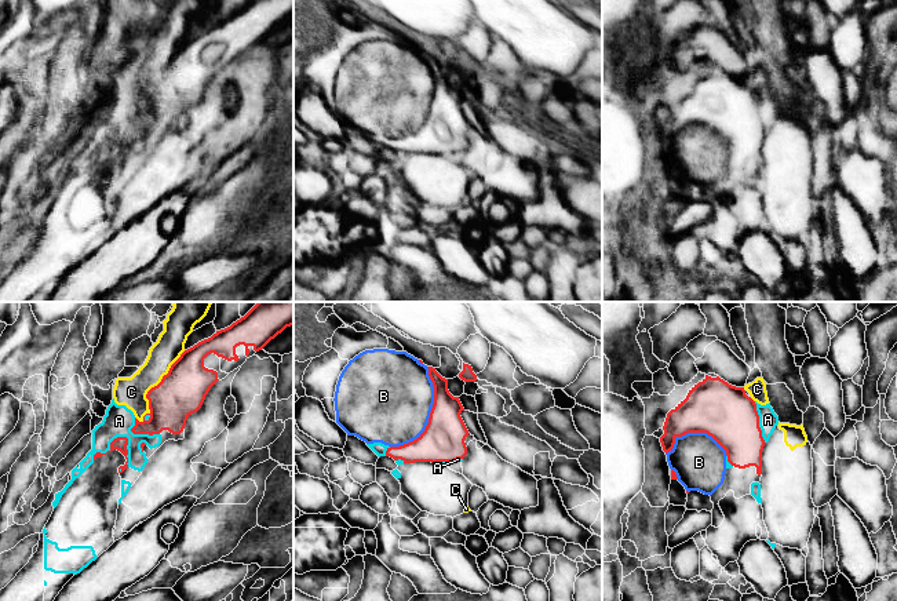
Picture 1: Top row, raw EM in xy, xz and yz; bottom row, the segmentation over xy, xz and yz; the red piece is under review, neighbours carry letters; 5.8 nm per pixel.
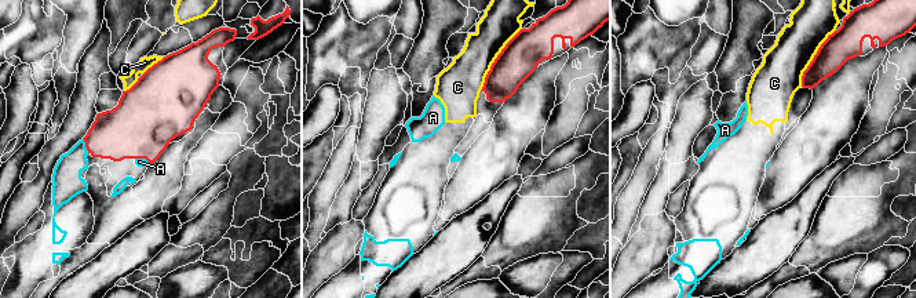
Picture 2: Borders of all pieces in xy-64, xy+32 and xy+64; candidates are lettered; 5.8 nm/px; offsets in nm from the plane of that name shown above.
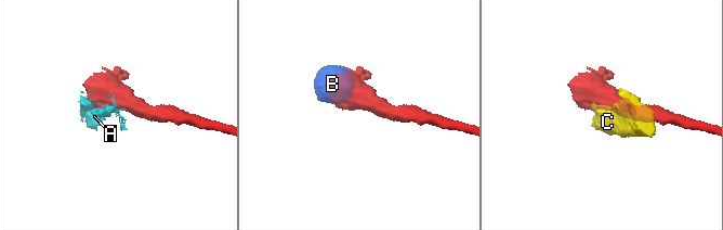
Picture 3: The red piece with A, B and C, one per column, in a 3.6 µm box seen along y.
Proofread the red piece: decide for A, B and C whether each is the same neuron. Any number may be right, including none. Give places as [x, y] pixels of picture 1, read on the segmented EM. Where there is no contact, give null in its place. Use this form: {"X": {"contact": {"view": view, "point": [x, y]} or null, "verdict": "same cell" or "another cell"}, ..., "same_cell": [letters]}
{"A": {"contact": {"view": "xy", "point": [110, 445]}, "verdict": "another cell"}, "B": {"contact": {"view": "xz", "point": [430, 415]}, "verdict": "same cell"}, "C": {"contact": {"view": "xy", "point": [155, 386]}, "verdict": "another cell"}, "same_cell": ["B"]}

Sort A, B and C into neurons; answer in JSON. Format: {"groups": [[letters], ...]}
{"groups": [["A", "C"], ["B"]]}

